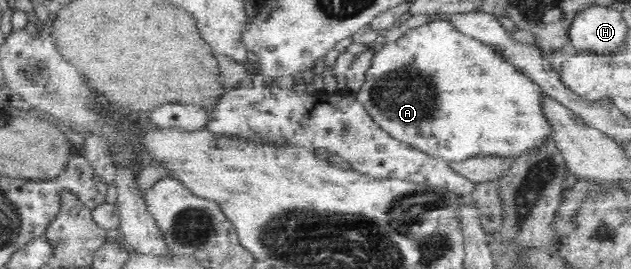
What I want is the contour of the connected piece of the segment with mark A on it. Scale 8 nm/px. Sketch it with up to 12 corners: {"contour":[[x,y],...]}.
{"contour":[[450,19],[373,54],[358,100],[447,162],[548,147],[542,87]]}

